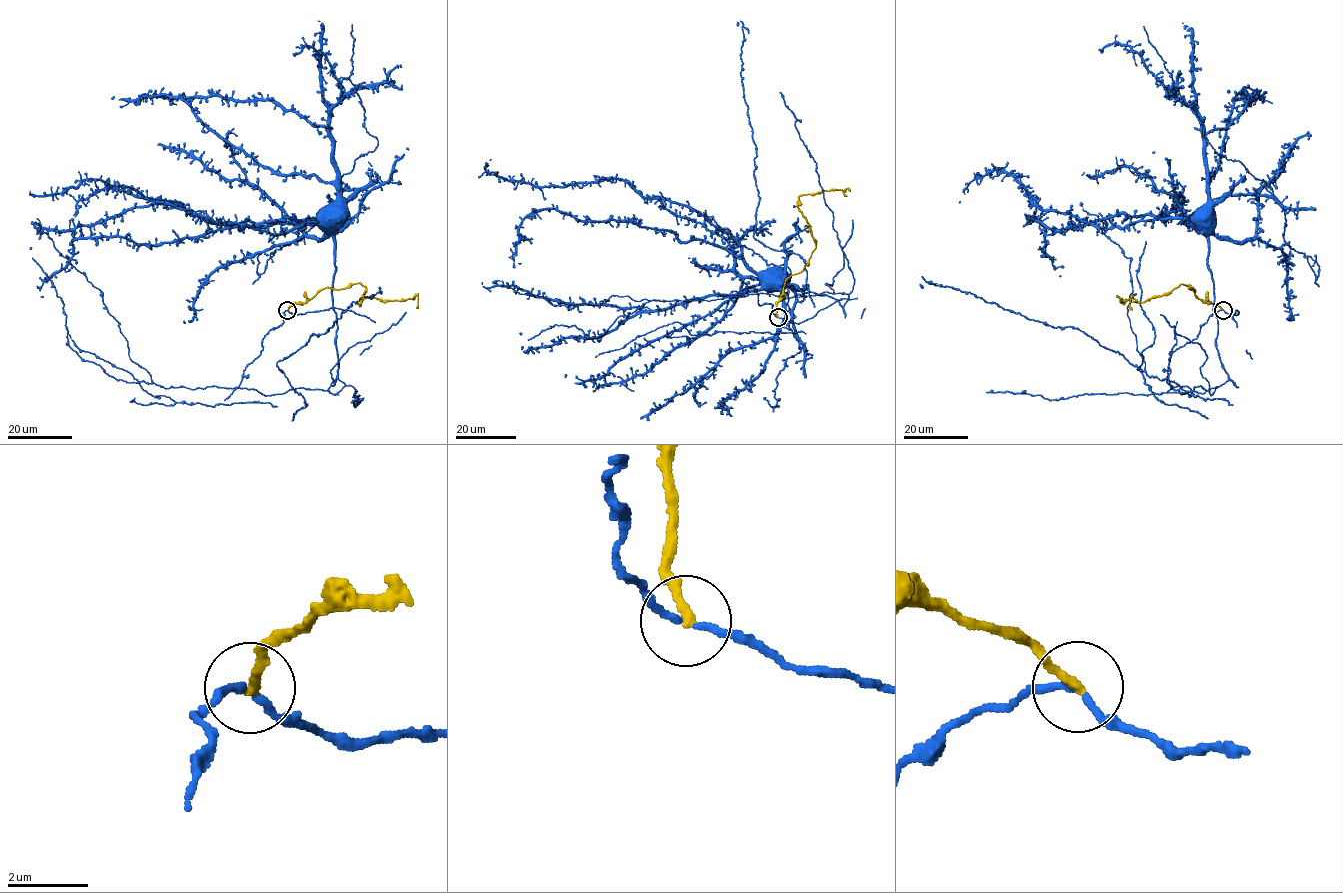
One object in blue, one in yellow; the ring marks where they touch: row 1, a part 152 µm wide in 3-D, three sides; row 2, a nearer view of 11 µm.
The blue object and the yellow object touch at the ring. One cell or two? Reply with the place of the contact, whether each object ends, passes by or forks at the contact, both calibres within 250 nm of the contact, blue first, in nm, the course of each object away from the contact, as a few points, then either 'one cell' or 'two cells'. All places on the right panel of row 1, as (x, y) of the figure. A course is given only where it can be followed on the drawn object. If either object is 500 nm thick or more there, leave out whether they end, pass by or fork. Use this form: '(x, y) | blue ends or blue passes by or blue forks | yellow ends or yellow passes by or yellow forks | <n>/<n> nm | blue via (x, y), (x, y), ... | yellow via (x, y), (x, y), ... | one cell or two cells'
(1223, 310) | blue passes by | yellow ends | 160/240 nm | blue via (1223, 310), (1171, 352), (1170, 381), (1212, 395), (1228, 380), (1216, 346), (1214, 286), (1201, 220) | yellow via (1223, 310), (1203, 302), (1193, 288), (1181, 284), (1144, 302), (1117, 296), (1127, 301), (1131, 297), (1132, 309) | two cells

